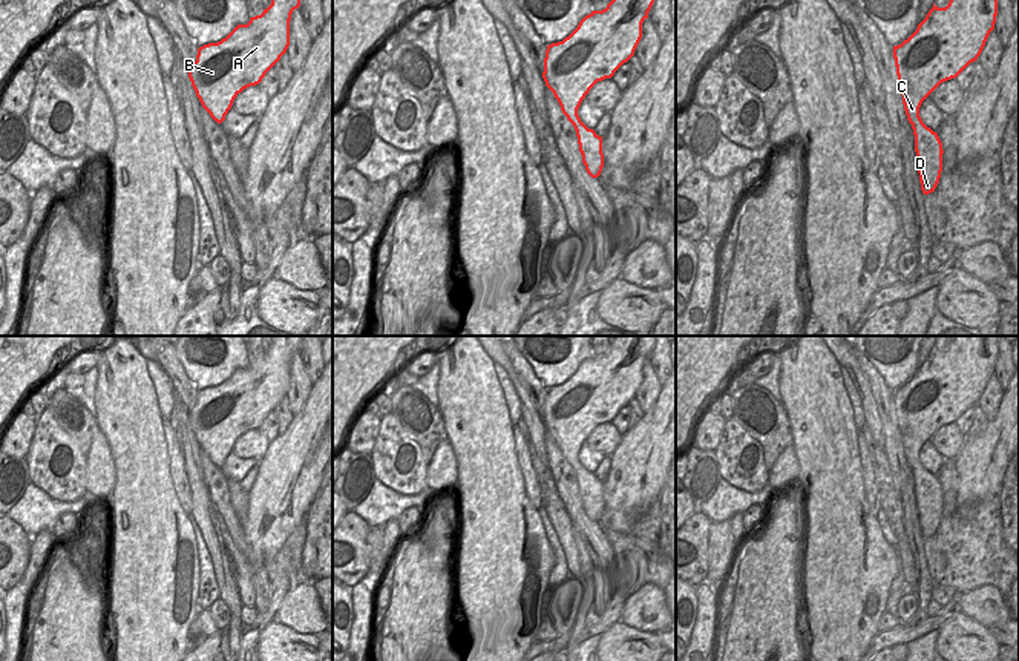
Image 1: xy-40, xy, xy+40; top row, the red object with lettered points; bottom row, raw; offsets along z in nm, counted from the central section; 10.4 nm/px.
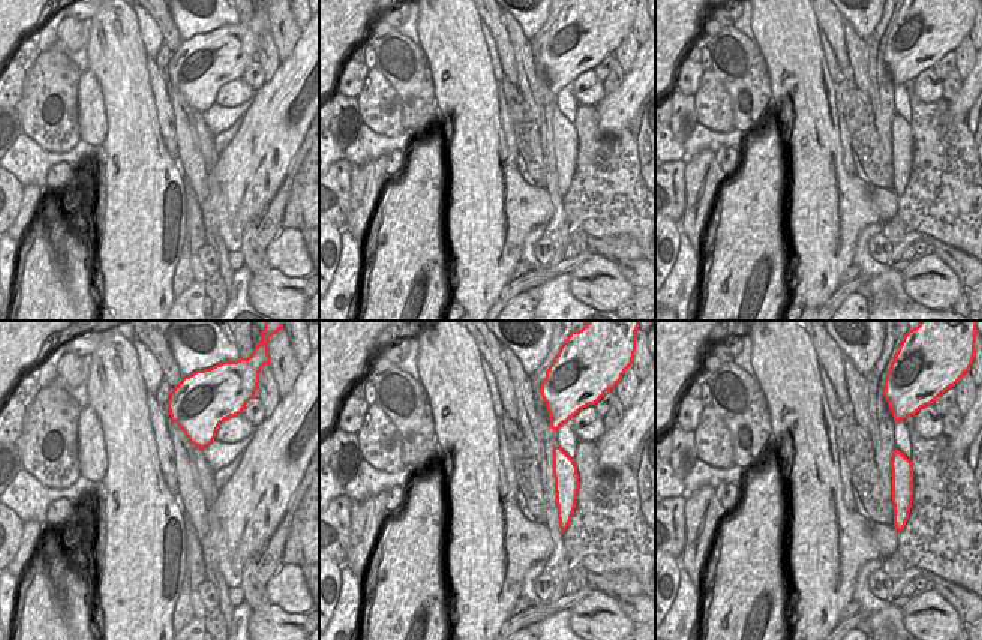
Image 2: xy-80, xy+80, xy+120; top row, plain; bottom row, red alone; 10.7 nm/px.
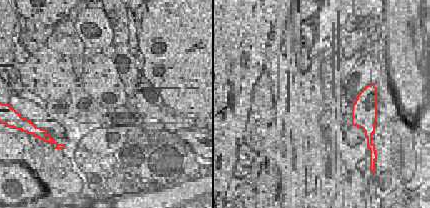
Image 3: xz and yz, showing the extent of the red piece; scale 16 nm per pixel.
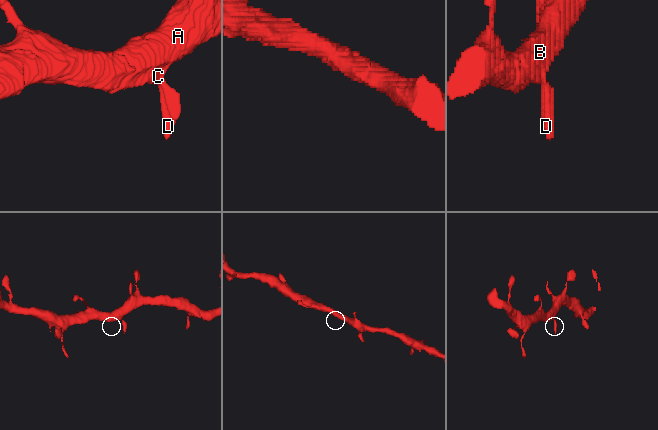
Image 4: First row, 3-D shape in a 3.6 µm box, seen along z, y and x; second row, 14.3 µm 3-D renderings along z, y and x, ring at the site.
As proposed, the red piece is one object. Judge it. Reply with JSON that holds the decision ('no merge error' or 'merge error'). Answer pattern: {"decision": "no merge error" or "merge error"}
{"decision": "no merge error"}

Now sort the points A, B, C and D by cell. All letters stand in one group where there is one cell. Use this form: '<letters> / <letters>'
A B C D

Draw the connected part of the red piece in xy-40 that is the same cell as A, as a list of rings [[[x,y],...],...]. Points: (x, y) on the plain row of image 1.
[[[273,336],[271,348],[225,382],[198,393],[188,422],[202,451],[222,466],[234,442],[262,425],[290,390],[290,363],[302,336]]]

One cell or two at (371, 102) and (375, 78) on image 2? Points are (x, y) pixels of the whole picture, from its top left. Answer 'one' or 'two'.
one

